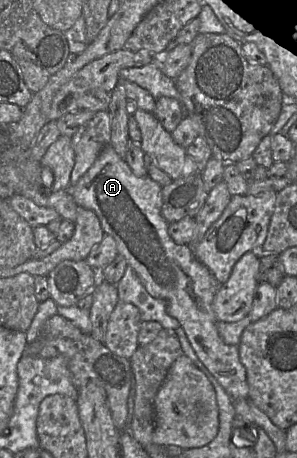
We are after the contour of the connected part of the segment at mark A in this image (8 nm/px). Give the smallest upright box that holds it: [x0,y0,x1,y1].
[67,144,249,400]

